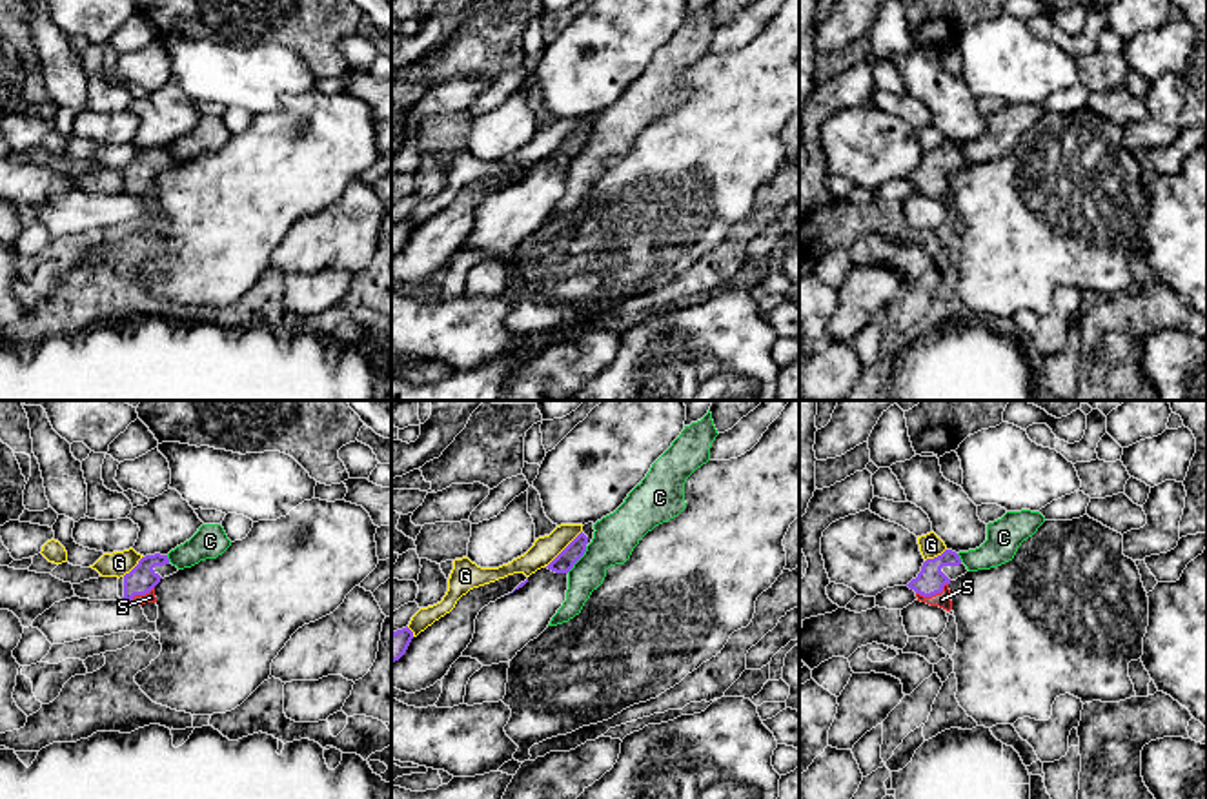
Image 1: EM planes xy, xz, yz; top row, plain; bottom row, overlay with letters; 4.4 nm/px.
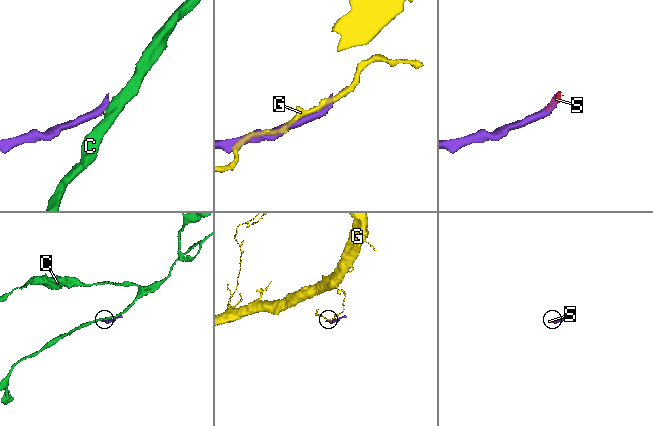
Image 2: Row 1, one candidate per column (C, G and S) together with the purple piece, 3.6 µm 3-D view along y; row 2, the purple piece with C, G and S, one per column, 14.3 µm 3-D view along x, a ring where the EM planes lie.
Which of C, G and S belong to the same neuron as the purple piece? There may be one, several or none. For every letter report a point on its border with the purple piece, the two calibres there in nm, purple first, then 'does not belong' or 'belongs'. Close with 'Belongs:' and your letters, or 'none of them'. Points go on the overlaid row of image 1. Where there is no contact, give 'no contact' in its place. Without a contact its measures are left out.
C: xz (579, 557) | 90/200 nm | does not belong
G: xz (565, 548) | 90/110 nm | does not belong
S: yz (933, 594) | 120/70 nm | belongs
Belongs: S

